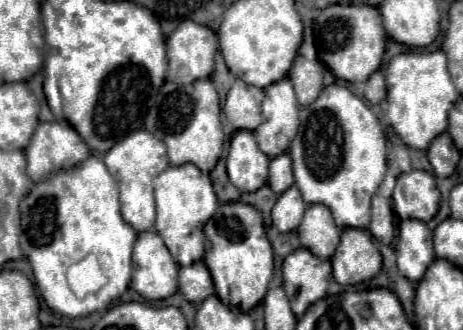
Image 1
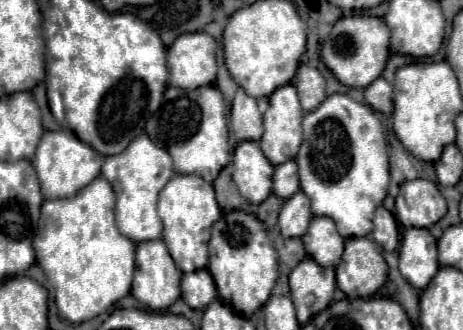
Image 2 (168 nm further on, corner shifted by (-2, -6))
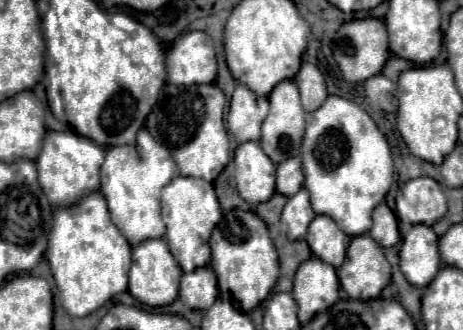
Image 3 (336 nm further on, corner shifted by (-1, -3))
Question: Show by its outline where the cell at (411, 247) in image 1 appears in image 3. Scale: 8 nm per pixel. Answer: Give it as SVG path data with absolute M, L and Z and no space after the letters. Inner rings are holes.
M427 225L411 227L403 239L399 251L399 267L411 285L425 287L435 277L435 271L439 271L441 259L437 241L439 237Z

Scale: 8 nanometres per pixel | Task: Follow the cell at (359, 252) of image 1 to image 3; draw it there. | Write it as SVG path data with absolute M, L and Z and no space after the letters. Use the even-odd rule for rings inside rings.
M353 237L347 247L347 259L337 269L341 287L351 299L375 299L391 279L391 265L383 249L369 237Z

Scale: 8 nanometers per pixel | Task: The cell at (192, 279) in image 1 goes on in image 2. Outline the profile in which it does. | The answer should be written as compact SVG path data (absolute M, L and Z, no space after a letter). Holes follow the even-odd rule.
M196 270L192 274L182 276L182 300L190 308L204 310L208 302L216 300L216 284L208 270Z

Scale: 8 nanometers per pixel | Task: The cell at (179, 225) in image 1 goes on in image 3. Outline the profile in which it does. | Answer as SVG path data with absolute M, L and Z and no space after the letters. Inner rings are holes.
M175 177L171 179L169 185L163 187L161 191L161 215L163 223L167 225L165 241L181 265L181 269L193 271L195 267L205 267L211 259L211 249L209 249L209 237L221 219L221 207L213 189L213 183L205 179L195 179L195 177Z

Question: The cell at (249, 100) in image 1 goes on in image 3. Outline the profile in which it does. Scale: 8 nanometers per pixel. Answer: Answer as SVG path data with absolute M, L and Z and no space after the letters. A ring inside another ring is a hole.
M239 83L233 93L233 99L229 105L229 115L227 115L229 135L237 143L259 141L261 123L266 118L268 110L267 97L257 97L255 100L255 93Z

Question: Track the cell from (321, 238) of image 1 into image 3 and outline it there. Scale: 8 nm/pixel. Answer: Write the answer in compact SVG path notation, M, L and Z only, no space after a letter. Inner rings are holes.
M317 215L307 229L305 241L309 243L311 253L315 257L319 257L321 261L333 267L341 267L345 259L349 237L343 235L343 231L339 231L337 223L331 217Z

